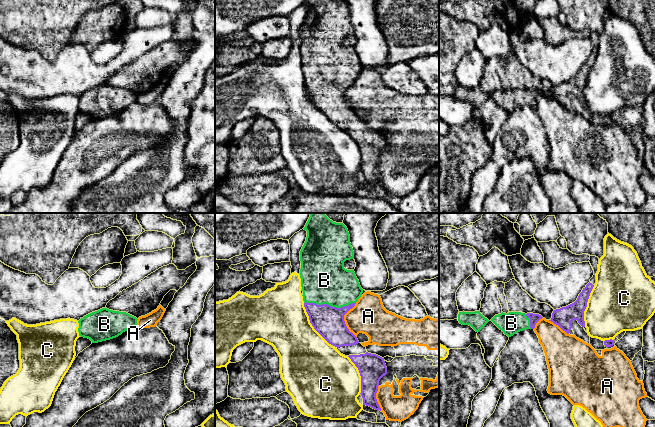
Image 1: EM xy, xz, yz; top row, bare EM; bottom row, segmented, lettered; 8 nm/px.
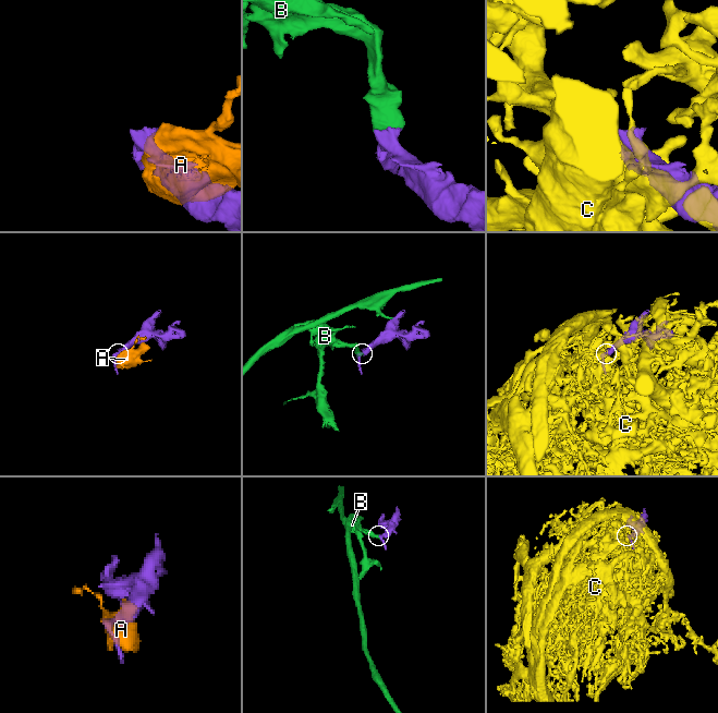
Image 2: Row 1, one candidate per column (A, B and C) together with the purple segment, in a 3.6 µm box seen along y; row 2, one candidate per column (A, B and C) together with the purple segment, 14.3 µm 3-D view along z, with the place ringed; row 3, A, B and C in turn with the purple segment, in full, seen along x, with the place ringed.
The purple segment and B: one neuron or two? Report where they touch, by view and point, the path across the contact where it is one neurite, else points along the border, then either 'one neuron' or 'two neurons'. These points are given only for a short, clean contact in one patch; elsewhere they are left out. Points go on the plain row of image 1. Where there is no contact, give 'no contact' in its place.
meets purple in xz at (329, 81); one neuron

